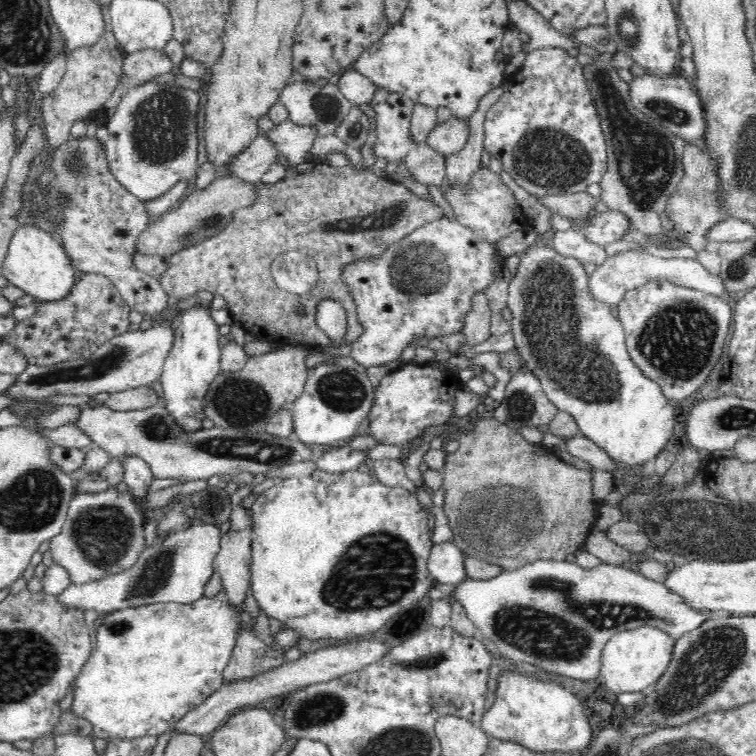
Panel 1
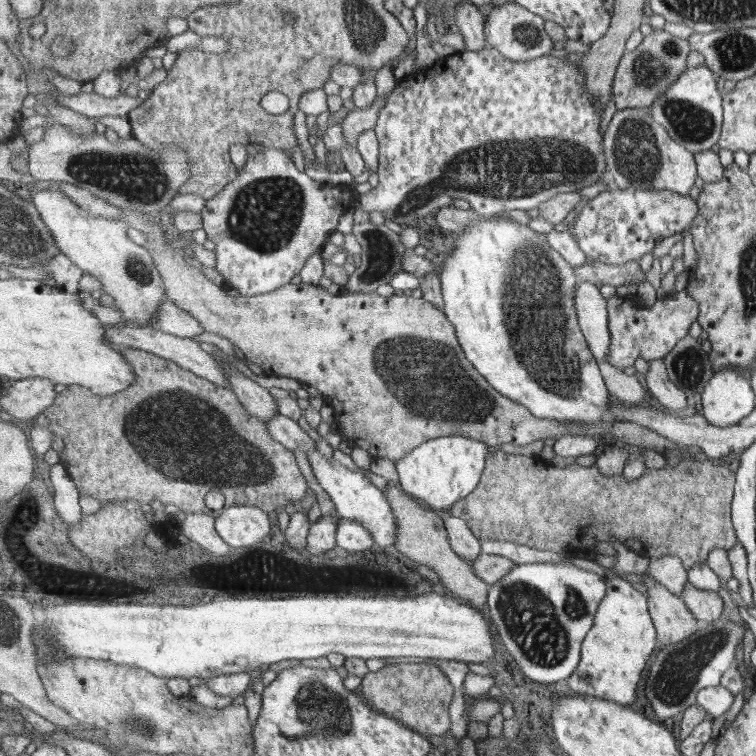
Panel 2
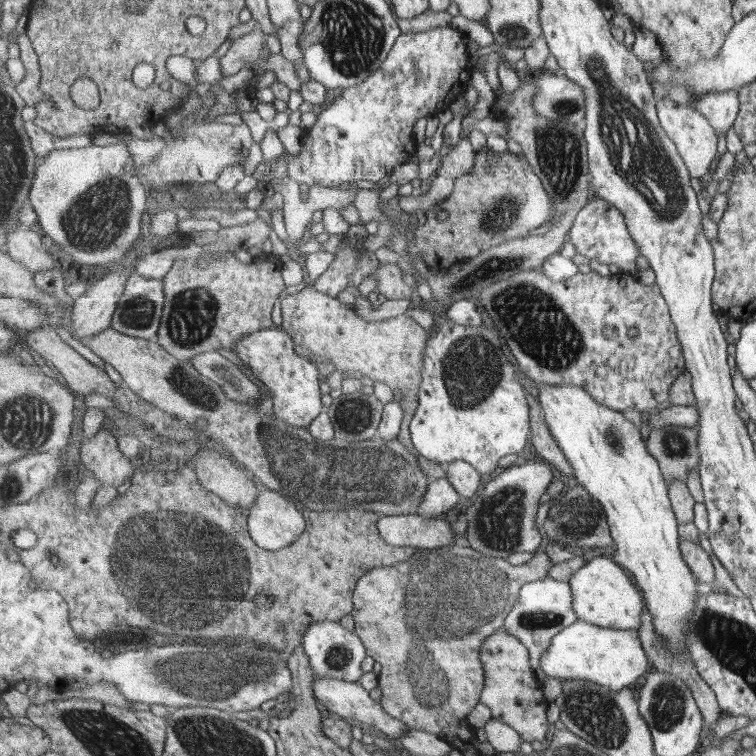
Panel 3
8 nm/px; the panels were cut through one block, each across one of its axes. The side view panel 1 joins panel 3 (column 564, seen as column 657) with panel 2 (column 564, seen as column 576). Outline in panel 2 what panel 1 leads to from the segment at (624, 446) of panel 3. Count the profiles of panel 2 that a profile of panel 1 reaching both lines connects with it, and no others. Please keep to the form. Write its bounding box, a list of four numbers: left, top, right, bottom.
[440,216,615,424]

